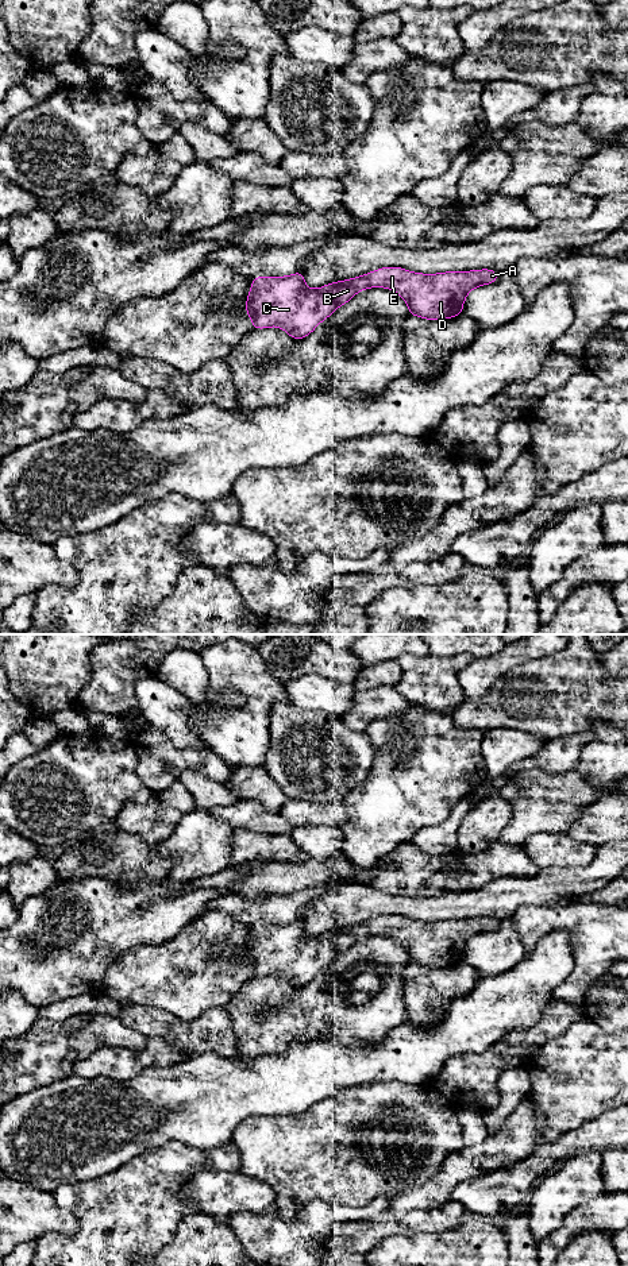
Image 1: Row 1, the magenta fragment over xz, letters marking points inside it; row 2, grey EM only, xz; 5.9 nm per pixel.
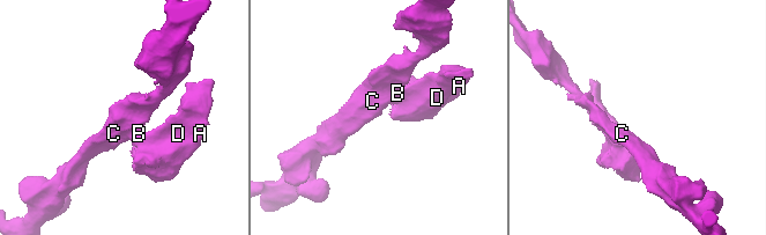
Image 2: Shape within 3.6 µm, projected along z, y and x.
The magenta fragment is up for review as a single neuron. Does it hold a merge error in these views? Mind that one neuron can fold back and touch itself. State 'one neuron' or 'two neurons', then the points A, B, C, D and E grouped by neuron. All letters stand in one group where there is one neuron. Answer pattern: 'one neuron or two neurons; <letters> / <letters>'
two neurons; A B D E / C

